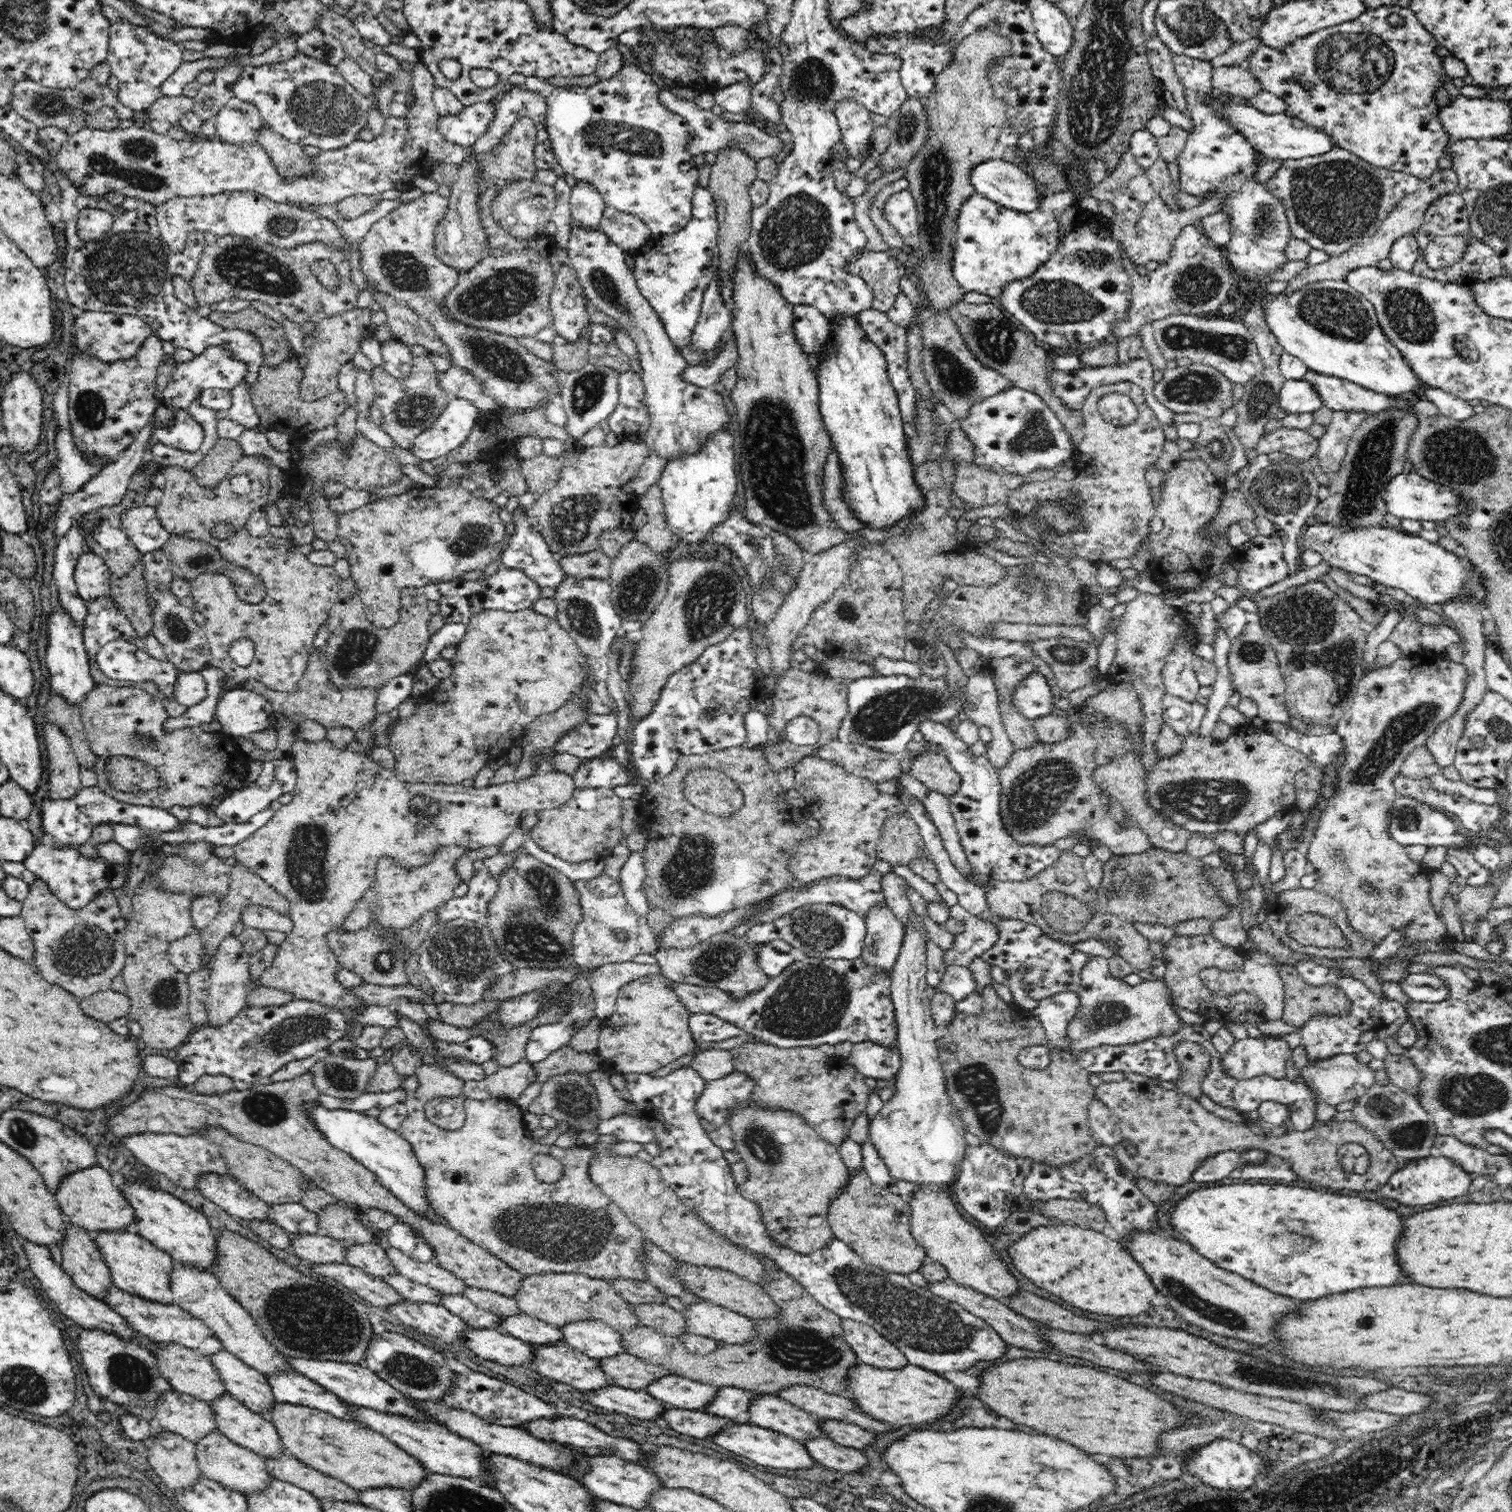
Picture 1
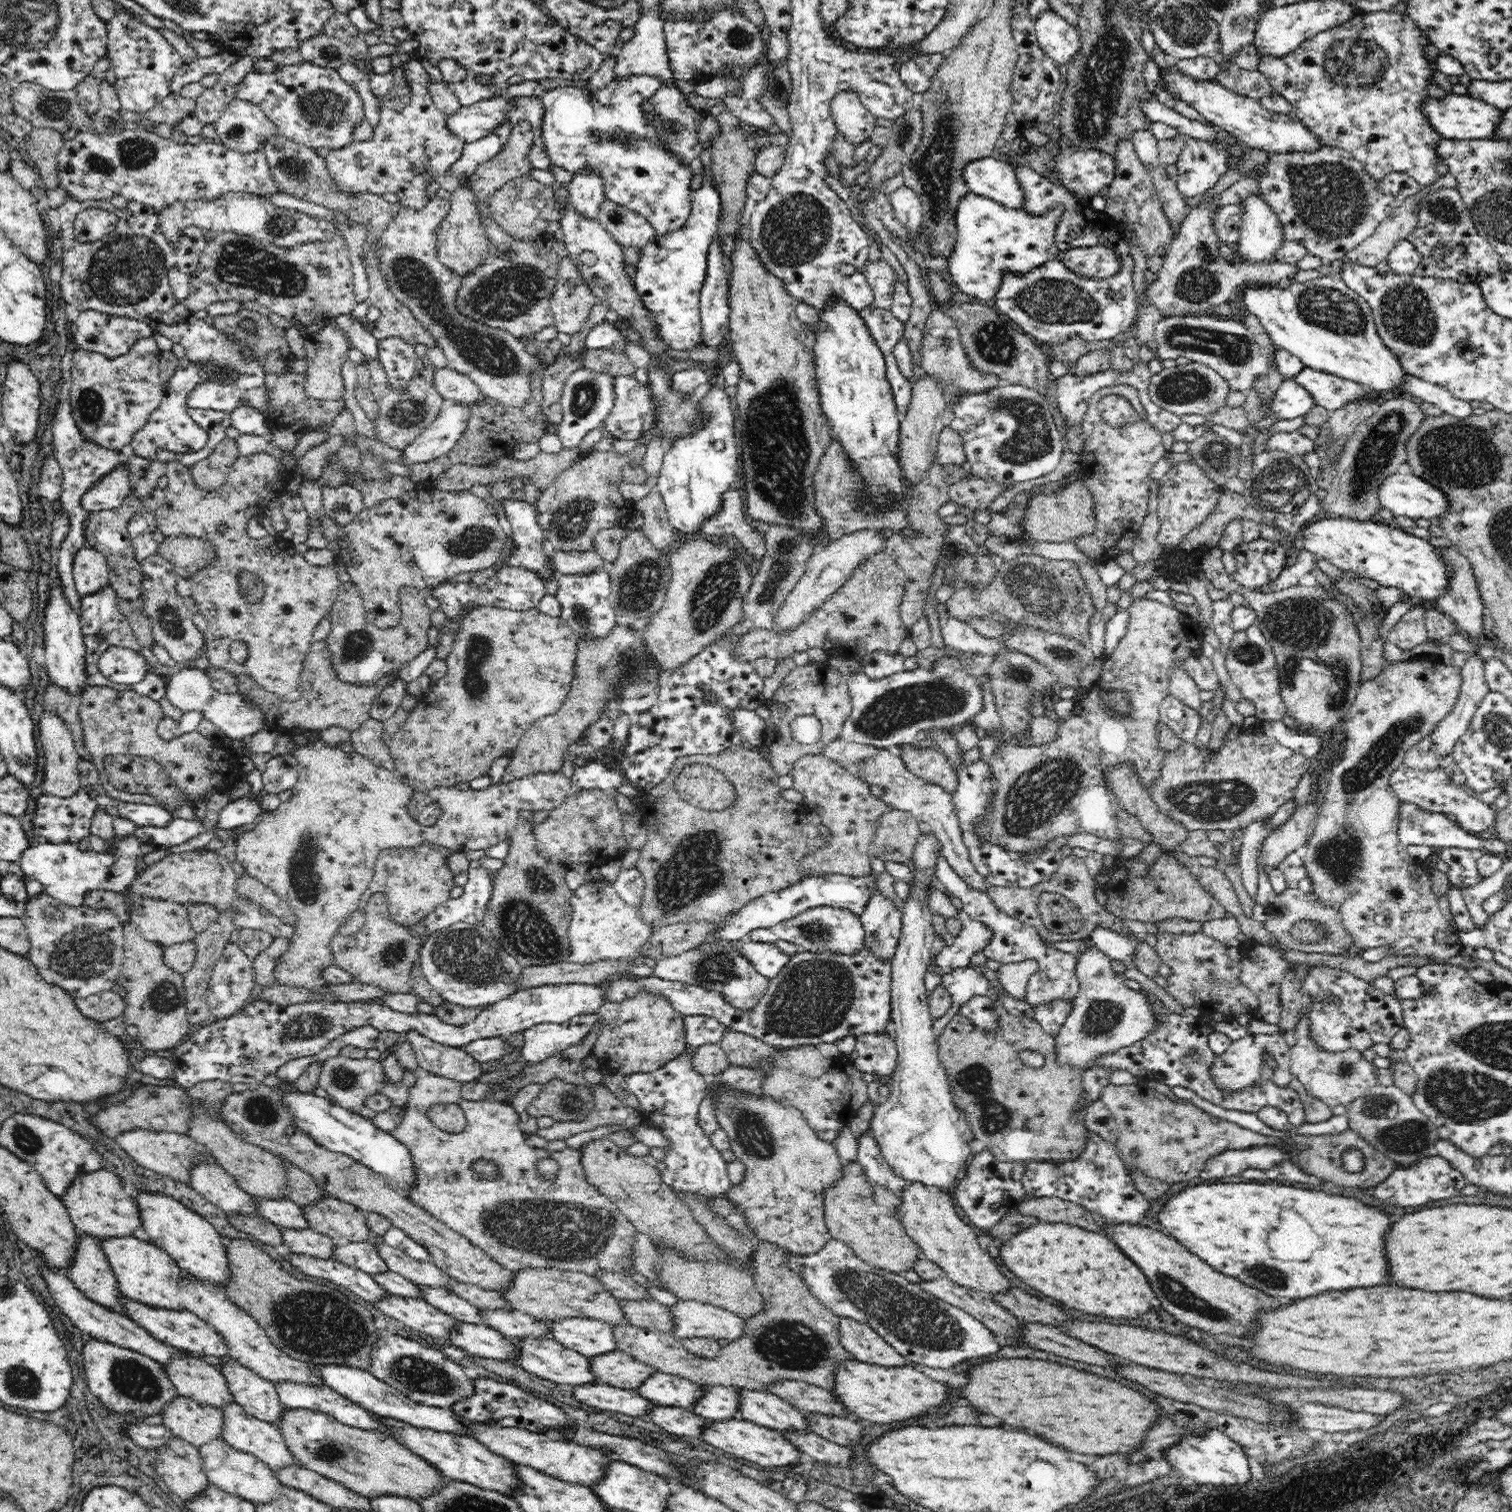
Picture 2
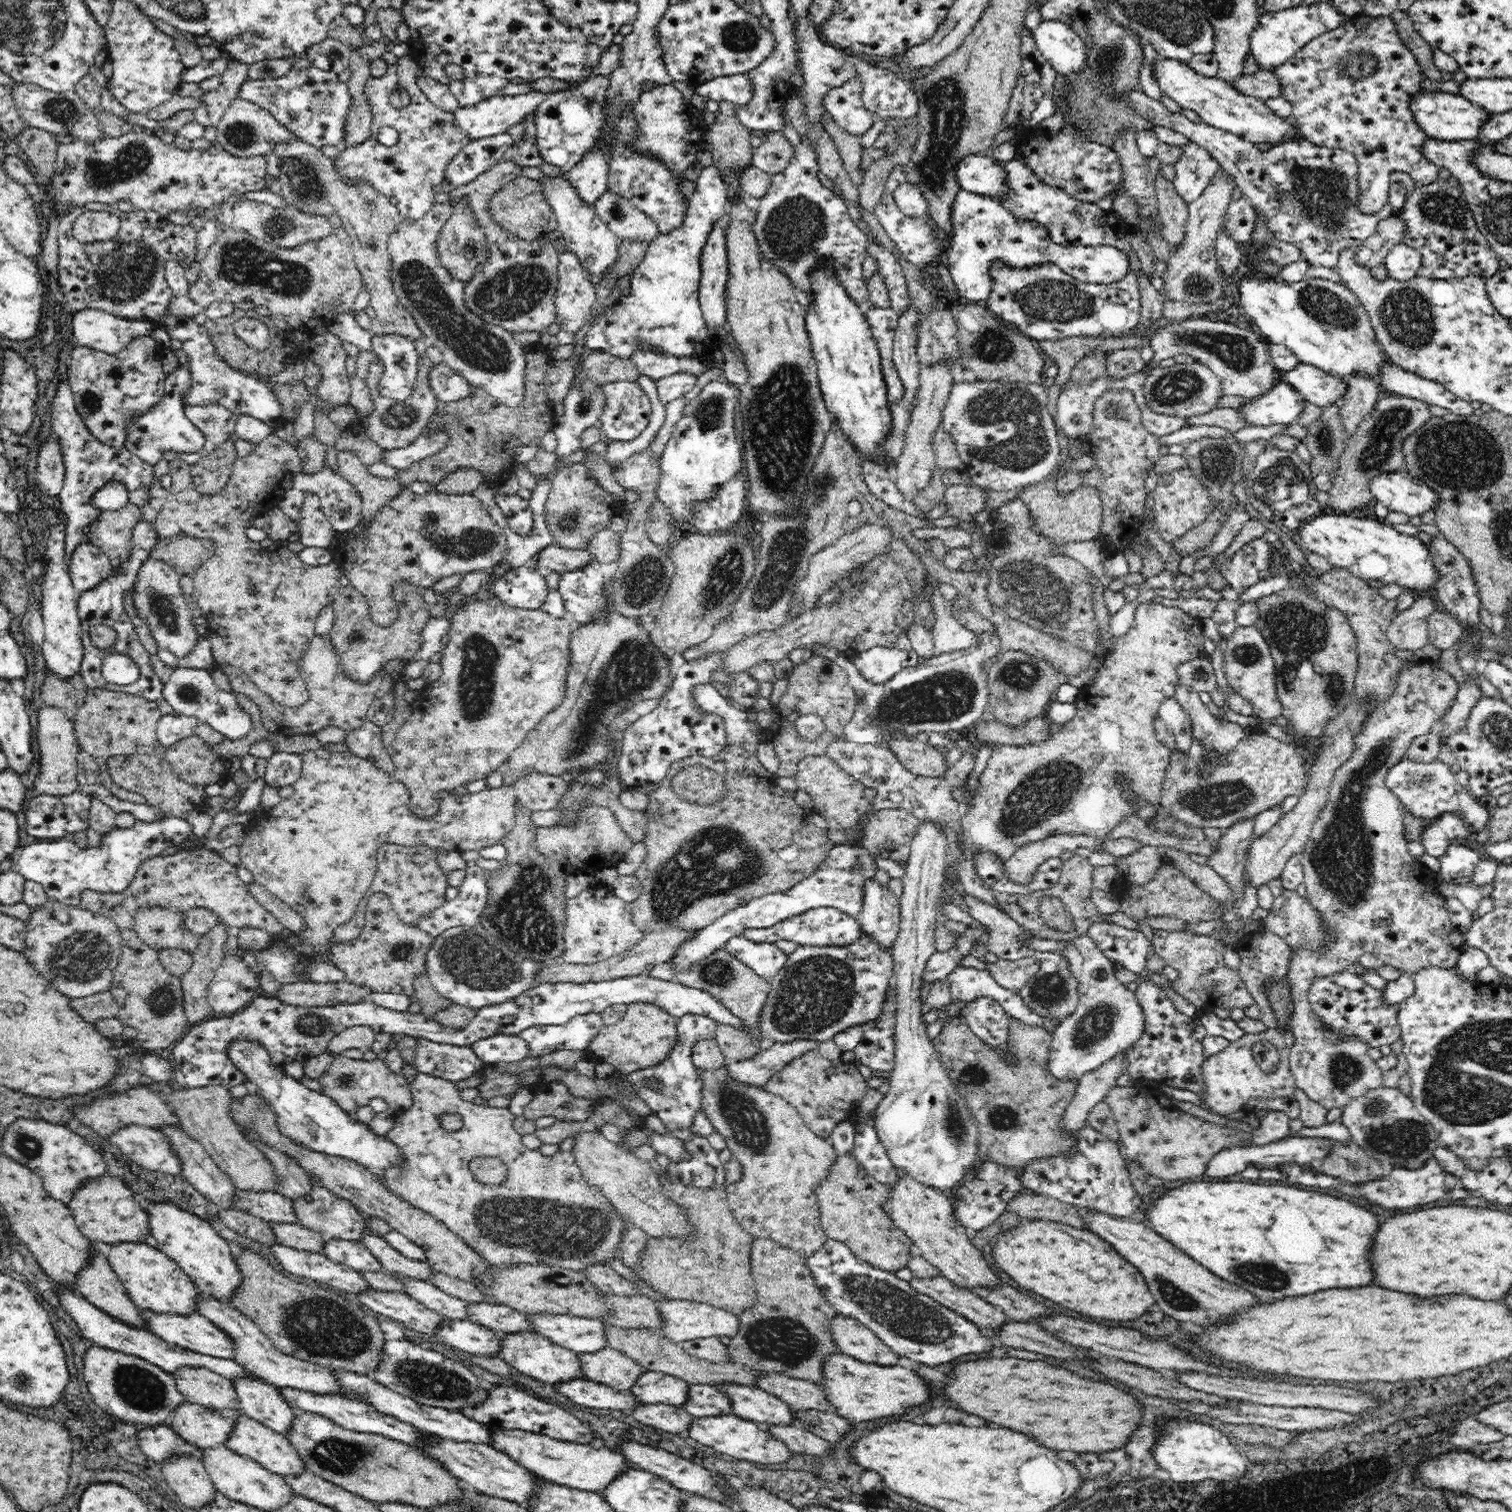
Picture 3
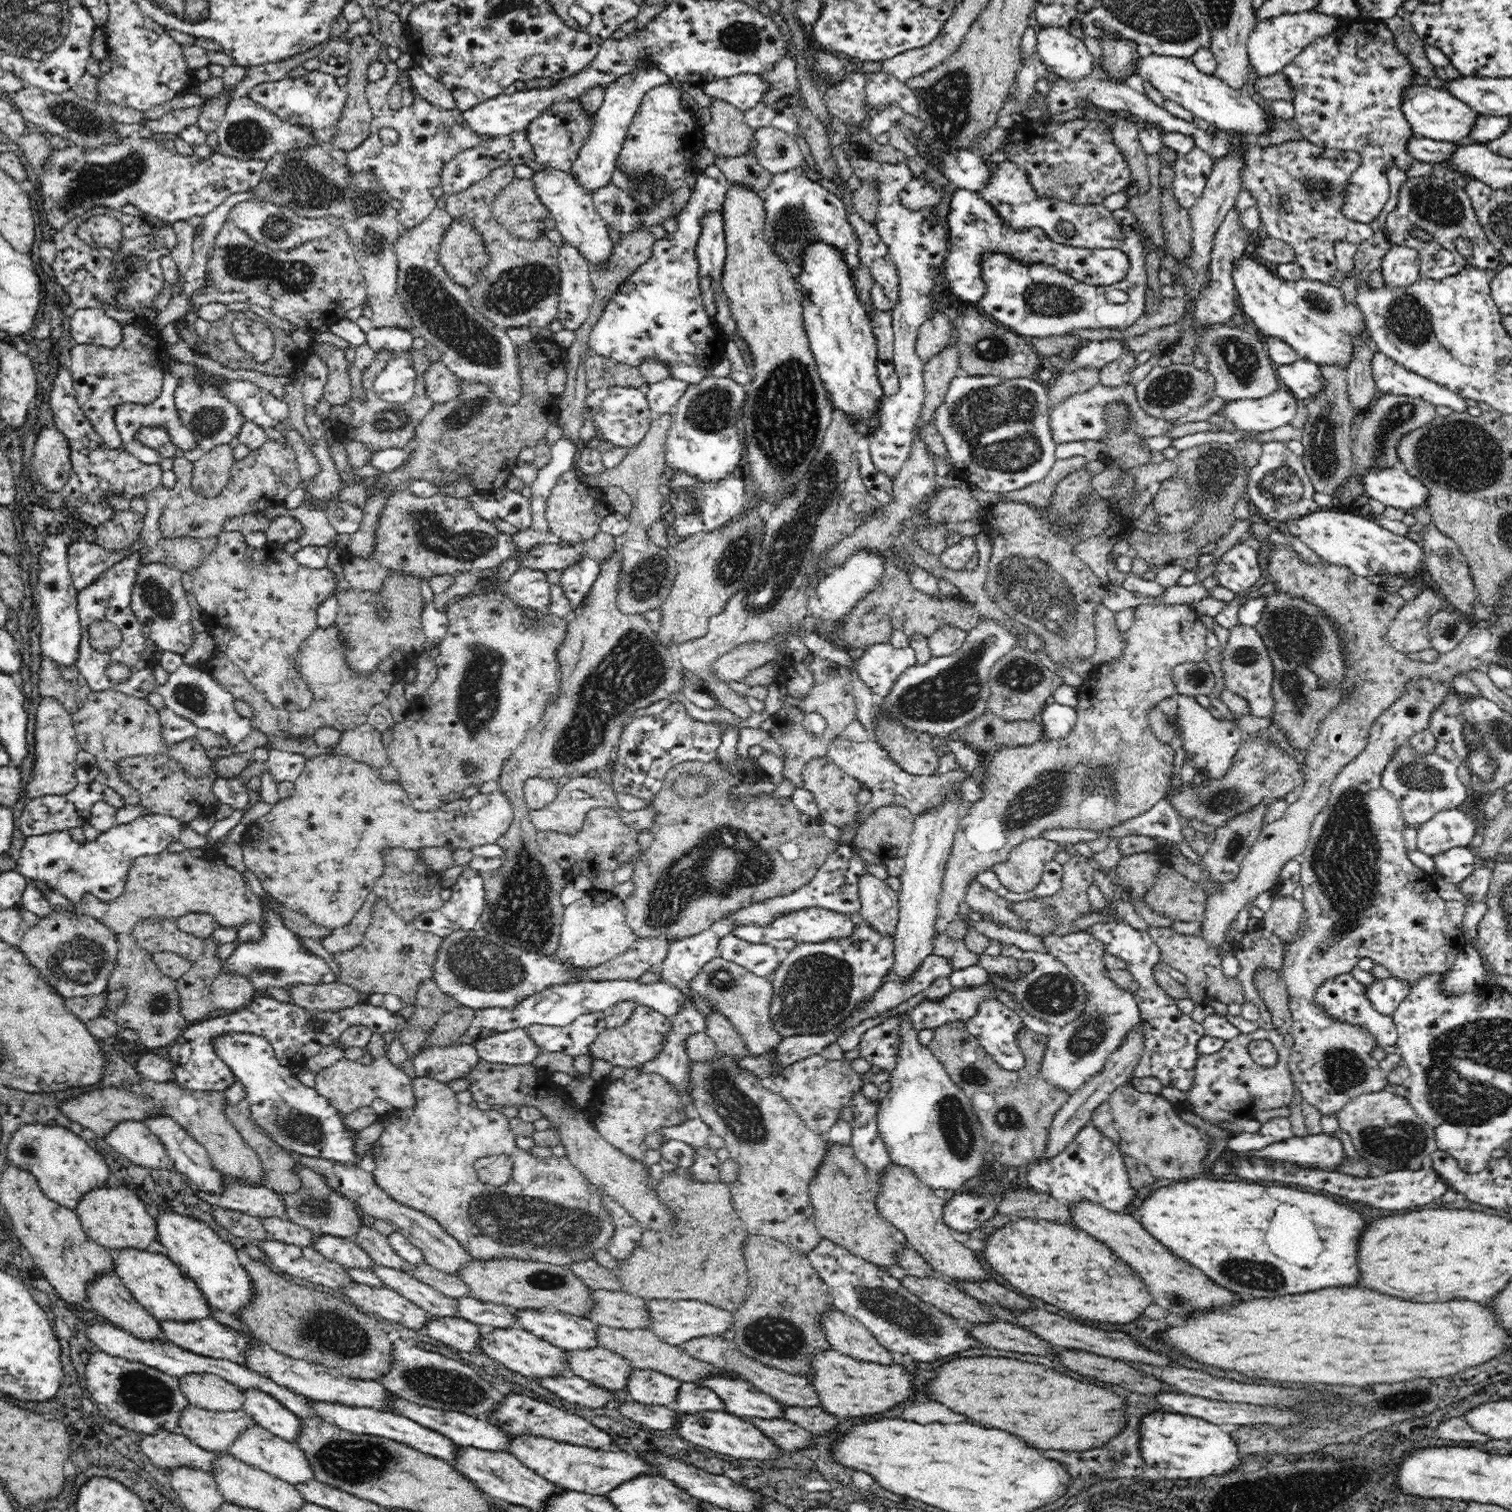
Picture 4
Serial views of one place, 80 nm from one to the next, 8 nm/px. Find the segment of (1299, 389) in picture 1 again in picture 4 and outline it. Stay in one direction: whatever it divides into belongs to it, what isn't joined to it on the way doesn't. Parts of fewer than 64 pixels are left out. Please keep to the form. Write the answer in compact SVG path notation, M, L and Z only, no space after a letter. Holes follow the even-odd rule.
M1281 386L1277 392L1260 399L1228 401L1219 412L1235 426L1235 430L1268 432L1288 424L1297 408L1296 396Z

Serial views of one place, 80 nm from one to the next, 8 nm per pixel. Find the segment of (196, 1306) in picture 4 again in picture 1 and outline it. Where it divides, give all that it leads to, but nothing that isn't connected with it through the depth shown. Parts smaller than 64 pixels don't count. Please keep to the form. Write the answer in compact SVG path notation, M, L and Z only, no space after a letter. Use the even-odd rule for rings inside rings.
M124 1230L94 1231L94 1245L108 1267L111 1281L116 1287L139 1295L142 1298L156 1300L156 1302L173 1303L169 1290L168 1272L174 1261L171 1256L160 1247L148 1242L141 1234Z

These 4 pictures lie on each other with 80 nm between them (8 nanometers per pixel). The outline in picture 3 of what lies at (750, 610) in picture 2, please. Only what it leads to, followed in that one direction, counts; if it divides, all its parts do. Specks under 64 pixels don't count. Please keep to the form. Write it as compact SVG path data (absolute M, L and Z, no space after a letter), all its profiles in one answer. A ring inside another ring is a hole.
M834 420L830 432L824 441L823 449L816 460L812 474L807 480L806 502L802 518L784 518L784 516L768 516L762 520L760 536L762 543L759 547L760 558L756 563L754 574L748 581L747 588L736 600L735 612L732 616L707 638L698 648L686 650L683 657L692 662L700 655L710 651L727 651L740 640L758 632L776 630L792 621L798 614L797 606L793 606L796 584L806 576L809 560L813 554L830 546L843 534L851 533L854 529L862 528L865 524L875 524L888 527L894 536L912 534L916 528L928 528L928 522L908 516L900 509L894 509L872 494L864 483L861 474L860 458L856 448L849 444L841 434Z

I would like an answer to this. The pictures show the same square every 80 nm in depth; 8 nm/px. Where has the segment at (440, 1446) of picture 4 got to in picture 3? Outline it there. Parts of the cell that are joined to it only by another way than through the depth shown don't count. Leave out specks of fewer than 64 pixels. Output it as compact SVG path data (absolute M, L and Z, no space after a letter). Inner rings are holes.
M278 1387L277 1389L293 1410L324 1415L326 1418L331 1419L332 1422L335 1422L335 1424L352 1431L380 1434L392 1440L399 1440L400 1442L410 1444L414 1448L417 1443L417 1436L425 1434L412 1426L412 1424L409 1424L409 1422L402 1422L394 1418L394 1416L378 1412L374 1406L364 1400L357 1400L356 1398L342 1396L341 1394L314 1394L313 1392L304 1392L303 1390L296 1390L290 1387Z

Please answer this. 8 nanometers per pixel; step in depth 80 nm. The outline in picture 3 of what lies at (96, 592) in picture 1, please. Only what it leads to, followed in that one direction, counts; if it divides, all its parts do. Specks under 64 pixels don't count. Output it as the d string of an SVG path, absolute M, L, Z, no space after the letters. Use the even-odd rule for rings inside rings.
M90 542L79 544L69 558L69 575L78 594L97 587L114 570L106 553Z

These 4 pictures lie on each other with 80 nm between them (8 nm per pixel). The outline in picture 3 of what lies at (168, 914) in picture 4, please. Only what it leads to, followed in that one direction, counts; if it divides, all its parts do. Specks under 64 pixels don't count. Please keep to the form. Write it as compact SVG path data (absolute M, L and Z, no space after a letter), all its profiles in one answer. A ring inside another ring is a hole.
M193 847L176 854L147 858L138 866L130 886L122 892L102 894L96 890L84 890L80 894L77 907L90 910L96 915L106 915L117 924L122 936L124 931L128 932L135 926L136 912L148 906L177 909L182 913L190 908L207 908L214 912L221 922L227 923L228 929L232 932L248 926L264 928L270 935L277 937L280 935L288 938L294 935L248 892L246 886L238 877L237 868L224 861L217 852L206 850L204 847Z

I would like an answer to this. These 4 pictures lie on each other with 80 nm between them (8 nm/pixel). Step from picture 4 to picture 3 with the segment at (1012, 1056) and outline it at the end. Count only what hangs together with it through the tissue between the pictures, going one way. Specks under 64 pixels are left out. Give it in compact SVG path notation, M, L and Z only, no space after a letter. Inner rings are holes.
M976 997L961 1010L968 1026L992 1047L1003 1047L1011 1016L990 997Z

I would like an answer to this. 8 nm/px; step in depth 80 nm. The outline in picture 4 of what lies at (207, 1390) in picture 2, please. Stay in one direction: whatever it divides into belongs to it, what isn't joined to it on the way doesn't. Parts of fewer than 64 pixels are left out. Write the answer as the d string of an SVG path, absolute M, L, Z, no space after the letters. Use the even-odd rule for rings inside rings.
M186 1374L178 1382L180 1390L192 1406L220 1412L243 1408L241 1389L215 1374Z

